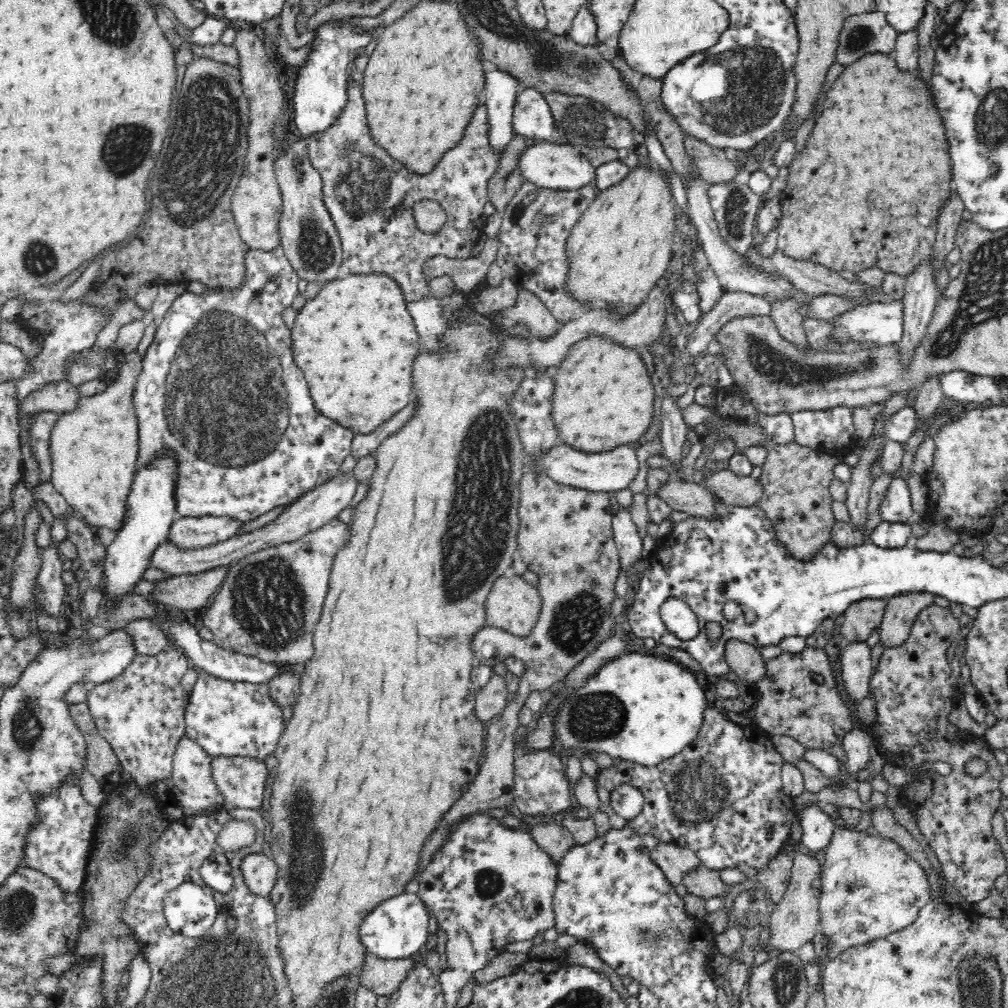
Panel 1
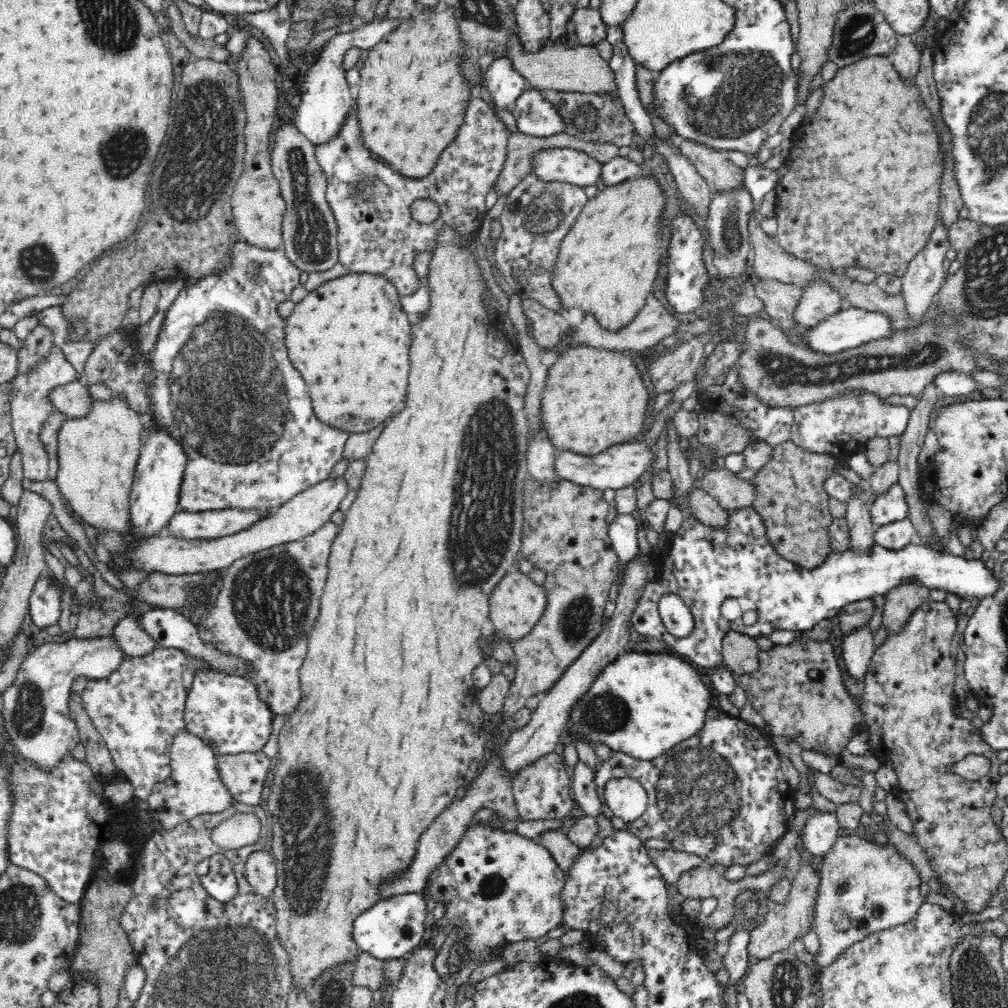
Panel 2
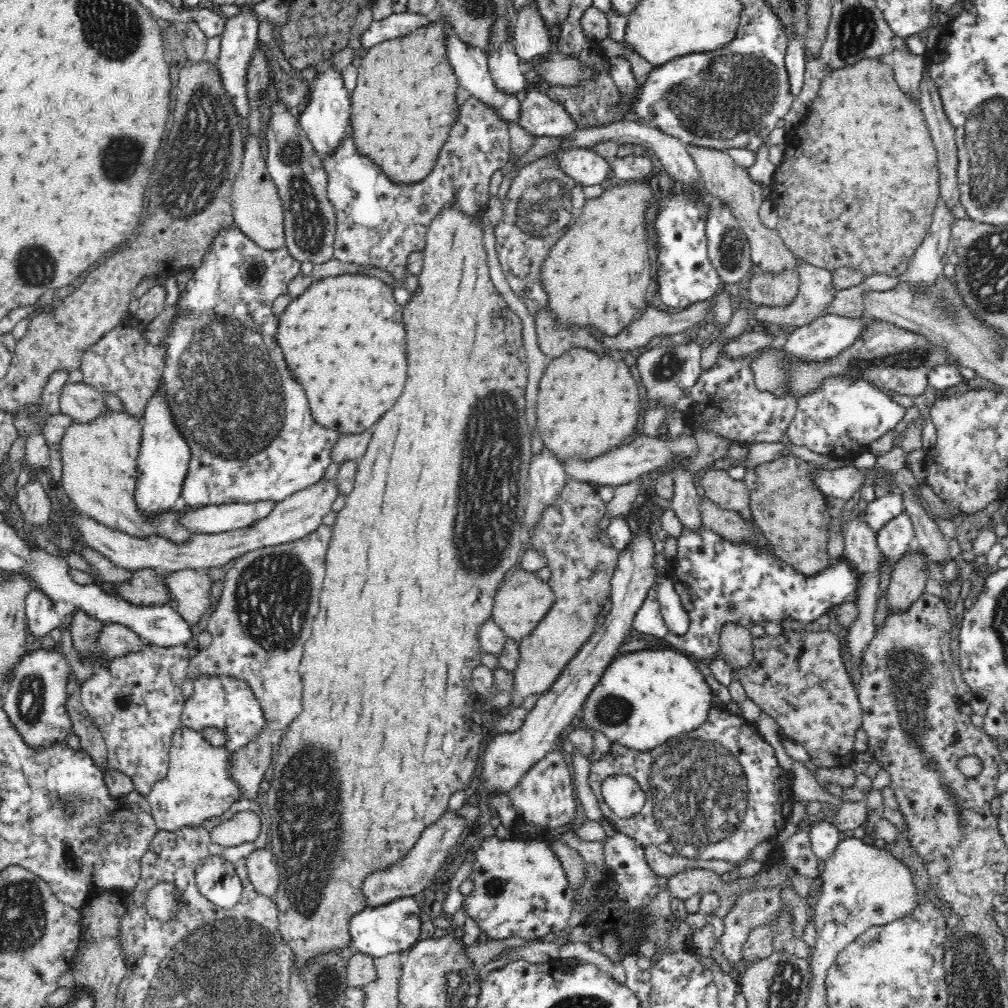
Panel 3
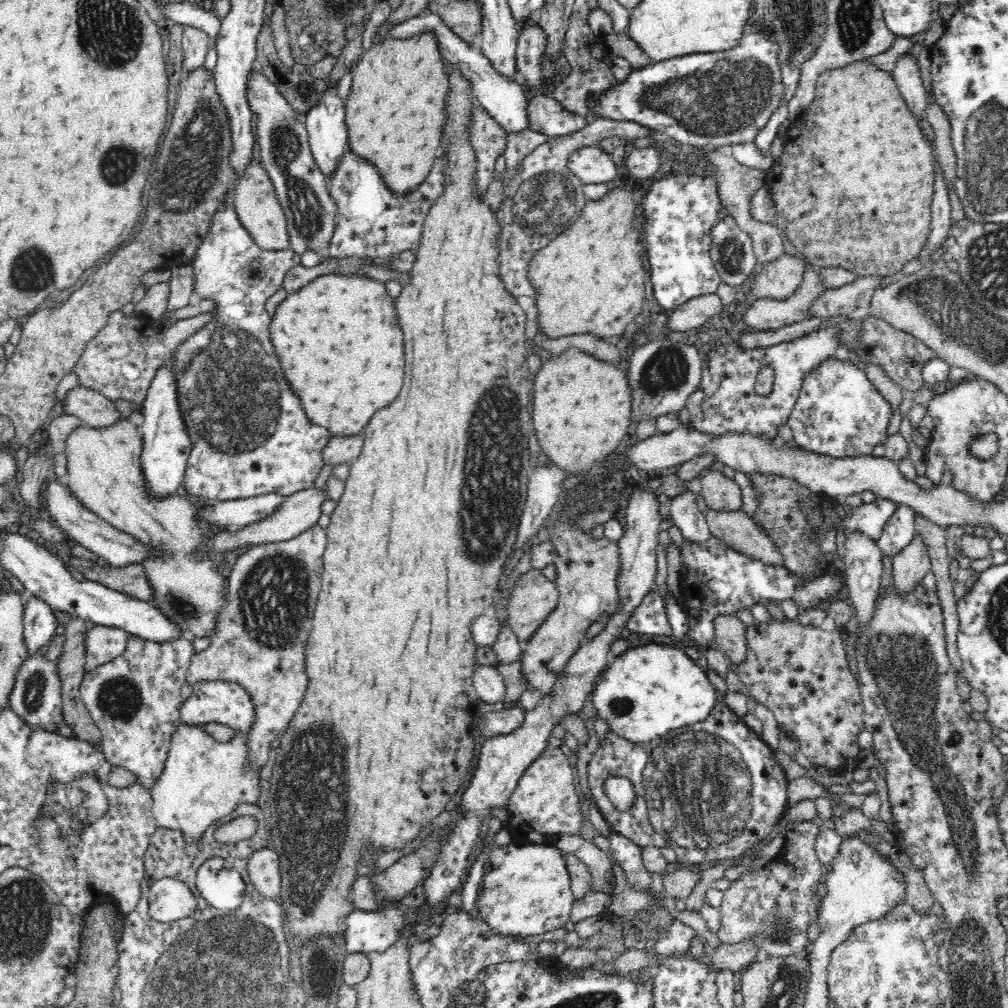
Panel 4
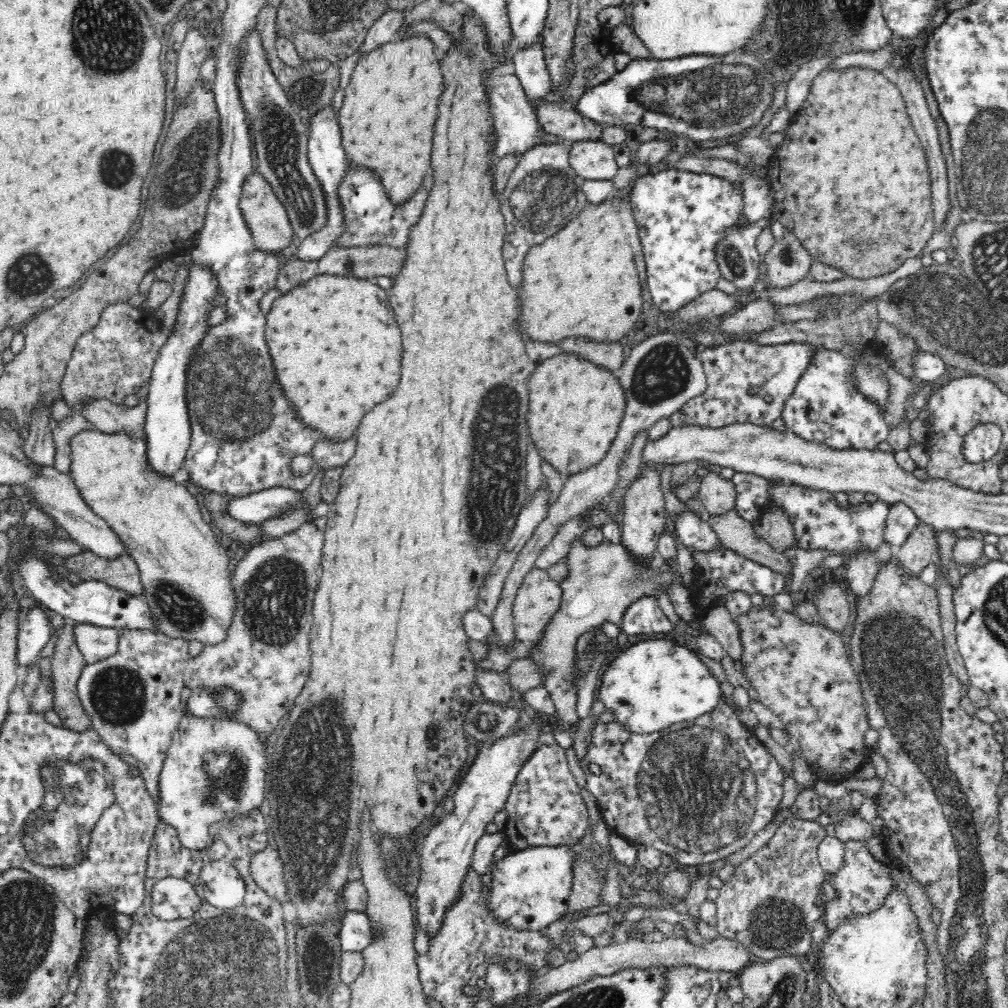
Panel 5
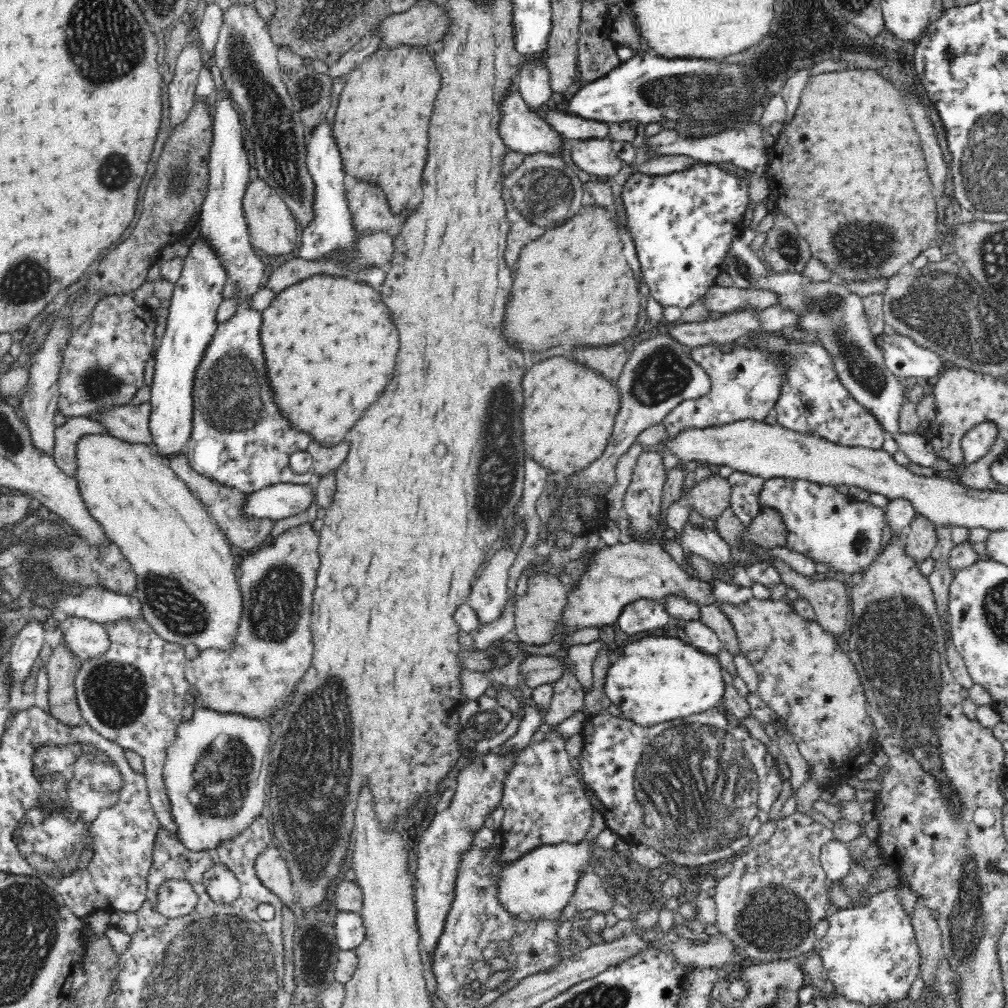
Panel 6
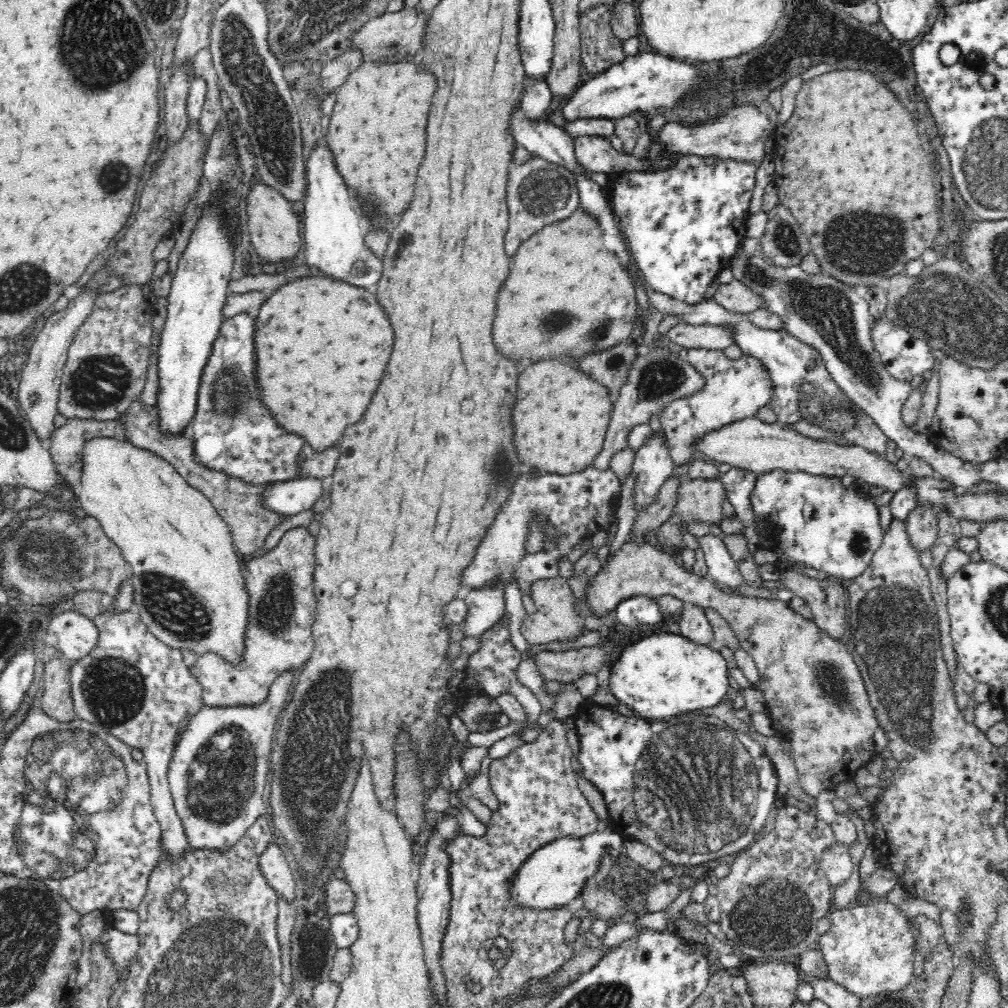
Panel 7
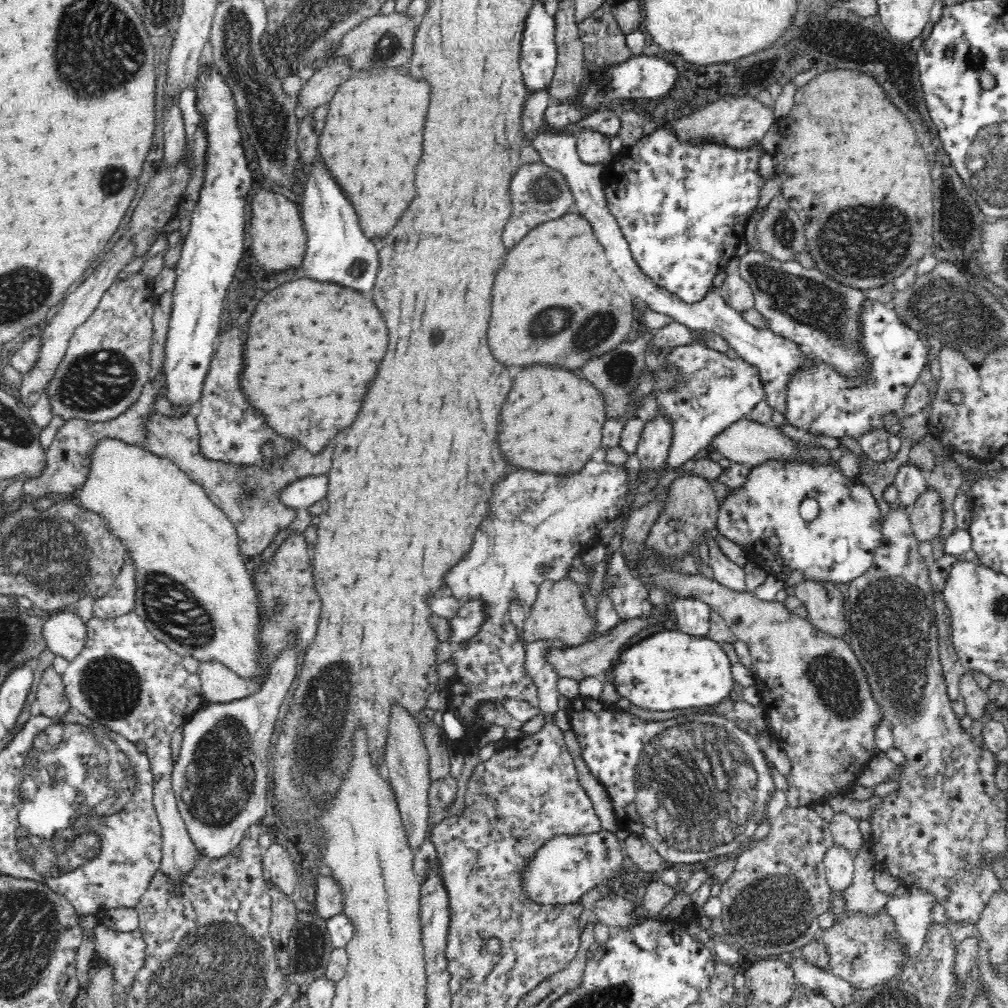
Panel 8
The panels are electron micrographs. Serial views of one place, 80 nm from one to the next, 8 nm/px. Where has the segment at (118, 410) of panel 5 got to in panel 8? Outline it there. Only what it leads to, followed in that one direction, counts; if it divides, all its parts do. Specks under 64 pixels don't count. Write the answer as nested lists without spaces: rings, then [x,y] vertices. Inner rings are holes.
[[[195,411],[182,417],[168,417],[156,412],[149,423],[149,435],[144,446],[156,453],[170,459],[178,468],[187,473],[190,480],[196,481],[208,495],[208,498],[228,517],[232,526],[237,530],[240,550],[251,559],[266,550],[278,536],[278,532],[286,530],[296,520],[296,507],[288,507],[282,501],[283,492],[290,483],[306,478],[326,474],[330,470],[333,450],[330,446],[322,448],[318,454],[310,454],[304,447],[296,446],[284,455],[273,457],[272,460],[260,460],[260,463],[236,463],[222,459],[212,459],[200,449],[200,435],[195,420]]]

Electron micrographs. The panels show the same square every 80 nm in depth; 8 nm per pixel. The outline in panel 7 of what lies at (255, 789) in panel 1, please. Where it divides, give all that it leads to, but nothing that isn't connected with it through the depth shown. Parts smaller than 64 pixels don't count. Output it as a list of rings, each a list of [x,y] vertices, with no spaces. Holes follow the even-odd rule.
[[[303,526],[292,528],[284,533],[280,542],[262,556],[248,558],[246,587],[250,593],[250,622],[246,634],[246,652],[240,666],[231,666],[215,654],[199,656],[190,668],[192,675],[202,685],[202,701],[205,705],[241,705],[257,703],[266,695],[268,685],[284,669],[292,667],[298,672],[308,660],[314,646],[313,627],[316,620],[317,600],[313,591],[313,571],[316,566],[314,556],[315,537]]]

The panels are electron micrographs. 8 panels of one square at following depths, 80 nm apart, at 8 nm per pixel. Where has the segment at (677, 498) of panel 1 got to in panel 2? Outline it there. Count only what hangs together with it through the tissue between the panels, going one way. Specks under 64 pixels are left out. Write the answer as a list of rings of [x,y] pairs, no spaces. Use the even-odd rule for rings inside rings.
[[[695,487],[690,494],[690,507],[696,519],[712,528],[726,528],[730,513],[722,508],[715,498],[712,498],[702,488]]]

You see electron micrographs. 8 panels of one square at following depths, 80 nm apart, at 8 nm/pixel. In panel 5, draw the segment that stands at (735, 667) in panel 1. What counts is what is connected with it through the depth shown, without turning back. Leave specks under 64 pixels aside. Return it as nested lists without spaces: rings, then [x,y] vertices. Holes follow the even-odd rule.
[[[725,605],[704,608],[704,612],[698,621],[702,628],[714,635],[714,638],[720,642],[730,657],[735,661],[740,661],[742,647],[739,628]]]

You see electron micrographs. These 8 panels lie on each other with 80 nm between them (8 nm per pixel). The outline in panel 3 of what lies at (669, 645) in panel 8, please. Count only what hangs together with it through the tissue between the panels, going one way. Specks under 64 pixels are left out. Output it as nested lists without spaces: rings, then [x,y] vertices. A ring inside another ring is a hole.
[[[654,647],[648,650],[620,653],[606,667],[604,674],[595,684],[594,690],[582,706],[581,722],[592,732],[602,732],[610,742],[628,745],[630,748],[646,750],[667,741],[681,732],[688,732],[706,722],[716,696],[710,685],[690,658],[678,650]]]

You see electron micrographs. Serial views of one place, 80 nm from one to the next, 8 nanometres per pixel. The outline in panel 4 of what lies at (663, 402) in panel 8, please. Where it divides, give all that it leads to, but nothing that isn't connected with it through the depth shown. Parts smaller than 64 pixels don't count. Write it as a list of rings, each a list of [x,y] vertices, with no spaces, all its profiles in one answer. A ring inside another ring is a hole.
[[[821,327],[819,332],[813,333],[810,336],[804,336],[804,338],[794,338],[794,340],[789,340],[788,342],[782,342],[780,344],[776,344],[776,346],[768,346],[762,348],[743,348],[742,343],[732,342],[727,344],[721,344],[716,348],[716,350],[710,350],[708,352],[708,362],[704,362],[702,364],[702,384],[700,384],[700,390],[696,390],[690,398],[688,398],[687,403],[684,405],[684,408],[681,408],[680,411],[676,413],[678,423],[683,427],[693,427],[701,432],[715,433],[715,434],[725,434],[726,432],[749,432],[760,434],[763,433],[768,437],[776,437],[778,436],[778,427],[782,426],[782,424],[787,424],[789,412],[792,410],[794,403],[799,395],[799,390],[801,387],[802,379],[806,373],[812,371],[815,367],[817,367],[820,363],[822,363],[828,356],[834,355],[838,348],[837,340],[835,340],[836,331],[834,329],[830,329],[830,327]],[[765,367],[769,367],[773,370],[773,385],[772,390],[768,393],[768,396],[758,396],[755,393],[755,384],[760,371],[762,371]]]

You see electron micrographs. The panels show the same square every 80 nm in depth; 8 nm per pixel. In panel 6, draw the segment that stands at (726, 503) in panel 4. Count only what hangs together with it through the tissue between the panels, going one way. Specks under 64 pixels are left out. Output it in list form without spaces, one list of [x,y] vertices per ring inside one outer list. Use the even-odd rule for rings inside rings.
[[[718,475],[694,483],[690,490],[681,493],[680,502],[689,512],[698,512],[702,518],[715,521],[730,505],[730,484]]]

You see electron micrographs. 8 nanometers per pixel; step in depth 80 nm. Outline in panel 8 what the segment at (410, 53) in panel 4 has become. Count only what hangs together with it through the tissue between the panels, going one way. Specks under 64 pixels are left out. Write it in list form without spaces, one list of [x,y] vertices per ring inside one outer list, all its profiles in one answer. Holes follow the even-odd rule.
[[[404,68],[358,70],[333,94],[328,103],[324,129],[318,136],[318,154],[328,174],[342,188],[354,207],[362,232],[375,243],[398,224],[408,204],[416,196],[414,176],[422,154],[422,128],[428,110],[428,86],[410,80]]]

